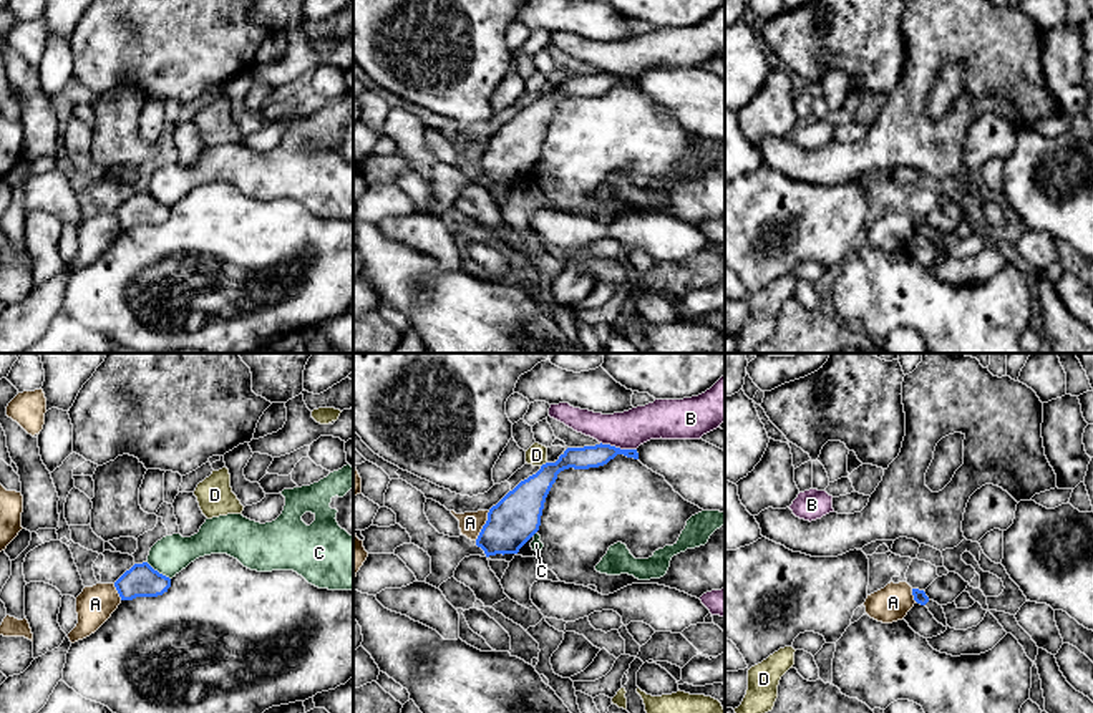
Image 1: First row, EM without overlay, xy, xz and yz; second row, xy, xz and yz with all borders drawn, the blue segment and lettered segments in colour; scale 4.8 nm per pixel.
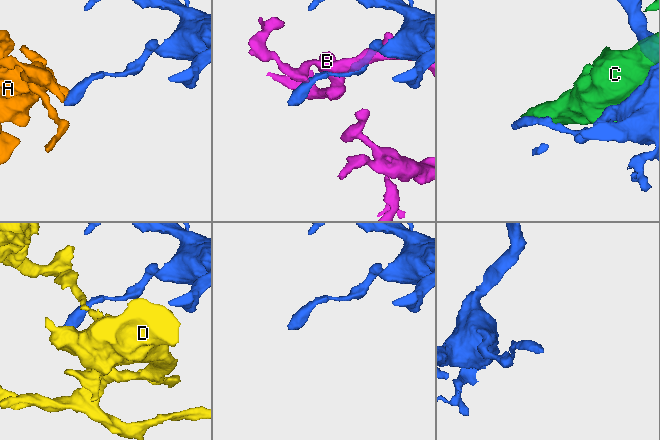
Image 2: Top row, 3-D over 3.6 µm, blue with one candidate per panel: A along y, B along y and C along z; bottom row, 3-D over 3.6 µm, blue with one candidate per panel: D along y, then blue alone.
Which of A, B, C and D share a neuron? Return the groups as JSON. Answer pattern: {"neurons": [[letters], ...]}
{"neurons": [["A"], ["B"], ["C"], ["D"]]}

